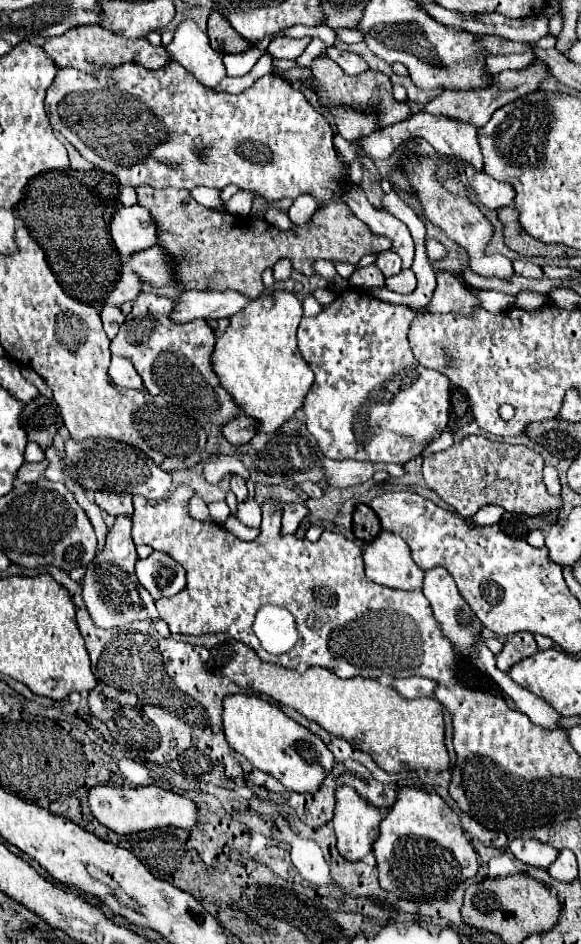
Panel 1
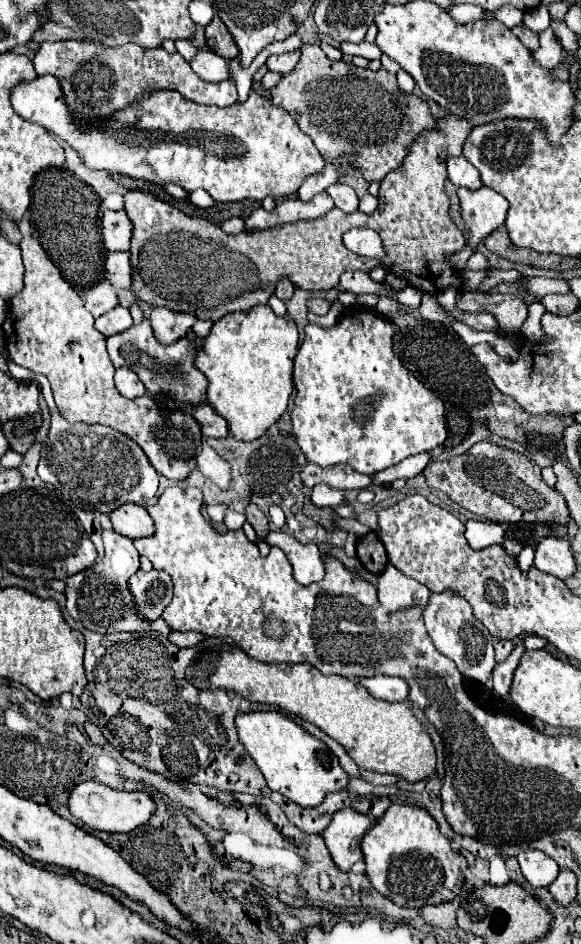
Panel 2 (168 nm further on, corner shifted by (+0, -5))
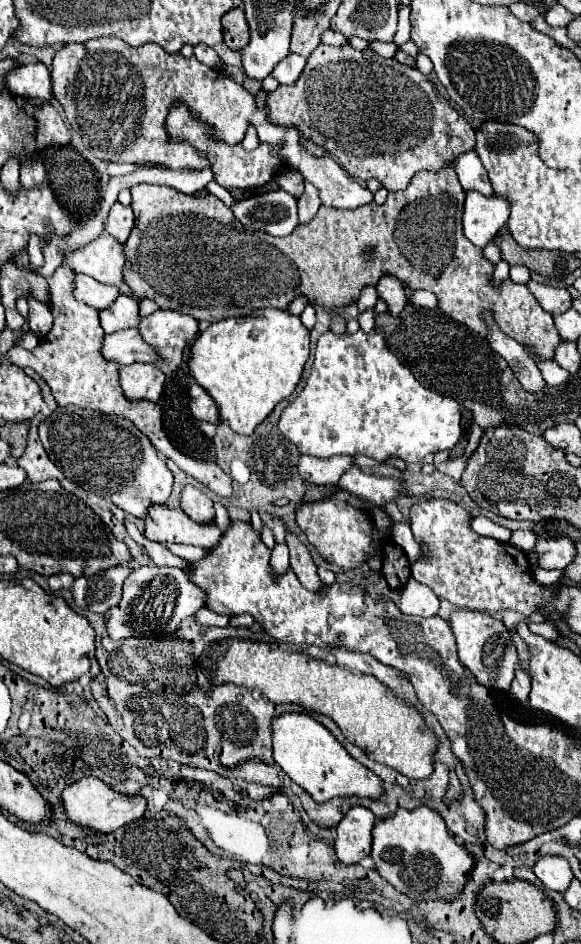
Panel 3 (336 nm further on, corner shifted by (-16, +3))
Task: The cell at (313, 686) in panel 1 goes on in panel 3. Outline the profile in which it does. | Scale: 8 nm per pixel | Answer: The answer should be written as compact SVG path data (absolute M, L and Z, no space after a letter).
M224 639L208 645L208 653L198 659L198 665L210 683L244 685L258 689L274 703L298 703L314 713L328 715L350 743L358 745L370 759L400 771L408 779L426 779L434 771L432 755L438 751L440 739L414 705L398 699L392 689L372 675L352 673L300 651L284 651L246 639Z

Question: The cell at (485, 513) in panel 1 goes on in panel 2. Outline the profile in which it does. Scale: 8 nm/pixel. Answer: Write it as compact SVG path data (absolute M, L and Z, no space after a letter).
M466 521L466 539L472 549L486 549L504 541L504 527L488 521Z

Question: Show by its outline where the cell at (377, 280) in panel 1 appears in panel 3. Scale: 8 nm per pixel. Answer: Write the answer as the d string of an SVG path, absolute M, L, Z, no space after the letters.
M390 273L382 275L376 289L378 289L378 297L388 303L388 311L392 315L398 315L404 309L406 295L404 295L404 289L402 289L402 283L394 275L390 275Z

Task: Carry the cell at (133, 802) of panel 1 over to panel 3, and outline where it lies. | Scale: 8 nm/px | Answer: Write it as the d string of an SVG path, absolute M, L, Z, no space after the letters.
M84 777L84 779L72 783L70 787L64 789L62 799L64 799L64 807L66 807L70 821L86 825L100 833L112 833L112 831L144 817L144 813L146 813L146 799L142 795L118 793L98 777Z

